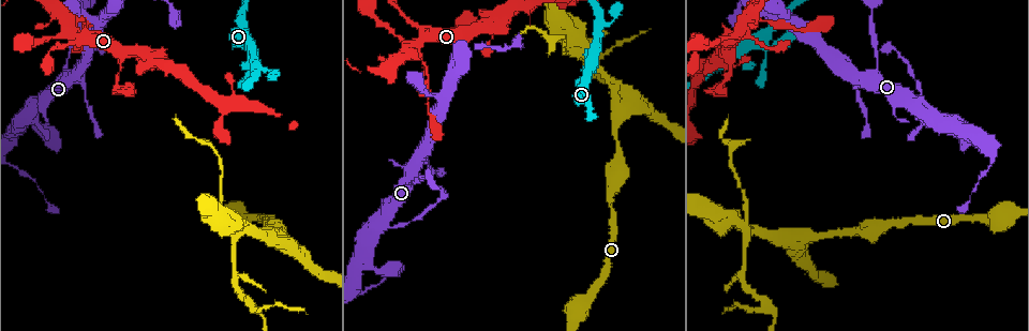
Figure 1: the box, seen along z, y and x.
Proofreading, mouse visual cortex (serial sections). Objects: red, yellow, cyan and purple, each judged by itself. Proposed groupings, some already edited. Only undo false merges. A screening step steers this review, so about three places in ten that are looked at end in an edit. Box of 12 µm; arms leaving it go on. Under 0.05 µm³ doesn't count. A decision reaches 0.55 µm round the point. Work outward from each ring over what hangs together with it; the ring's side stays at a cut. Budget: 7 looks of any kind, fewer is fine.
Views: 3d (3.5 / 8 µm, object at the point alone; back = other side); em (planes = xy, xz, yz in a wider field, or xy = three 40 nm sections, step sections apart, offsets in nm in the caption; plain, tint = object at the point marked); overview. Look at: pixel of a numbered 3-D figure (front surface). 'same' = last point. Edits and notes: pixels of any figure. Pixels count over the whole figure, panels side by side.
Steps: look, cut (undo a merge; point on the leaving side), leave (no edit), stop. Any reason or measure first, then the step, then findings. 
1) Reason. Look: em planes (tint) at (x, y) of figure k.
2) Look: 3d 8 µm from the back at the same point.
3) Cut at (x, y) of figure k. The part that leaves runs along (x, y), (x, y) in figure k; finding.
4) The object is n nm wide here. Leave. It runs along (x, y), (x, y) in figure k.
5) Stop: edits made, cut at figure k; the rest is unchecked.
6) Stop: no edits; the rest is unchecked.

Looks like a crossing. Look: 3d 3.5 µm from the back at (741, 31) of figure 1.

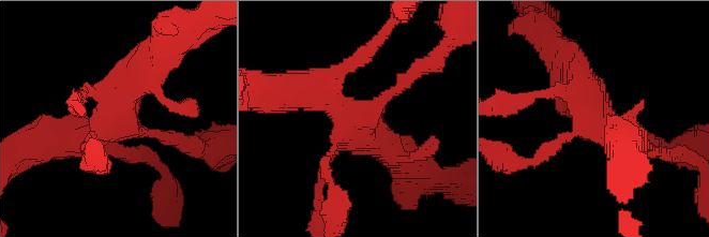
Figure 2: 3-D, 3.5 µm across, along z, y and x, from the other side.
Look: em xy step 3 (tint) at (599, 124) of figure 2.

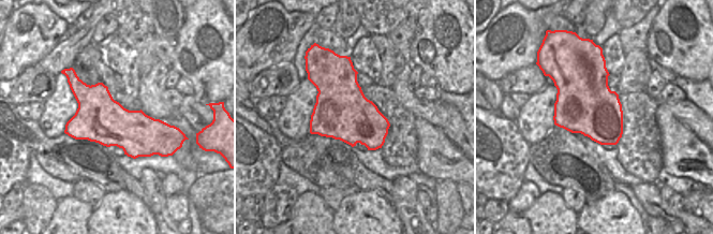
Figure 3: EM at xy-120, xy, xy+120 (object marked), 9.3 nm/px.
Another direction. Look: em planes (tint) at the same point.

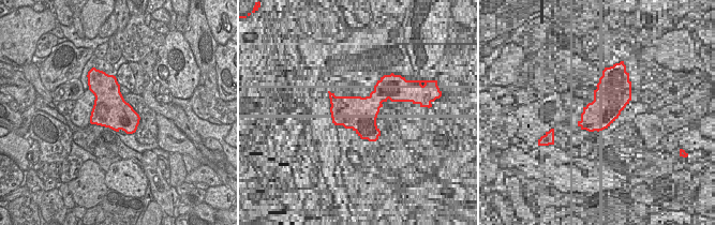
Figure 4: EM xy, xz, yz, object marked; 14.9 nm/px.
The object is 500 nm wide here. Leave. It runs along (54, 139), (106, 130), (142, 70) in figure 2; continuous, no second cell.

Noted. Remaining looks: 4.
Abrupt turn. Look: 3d 3.5 µm at (592, 69) of figure 1.

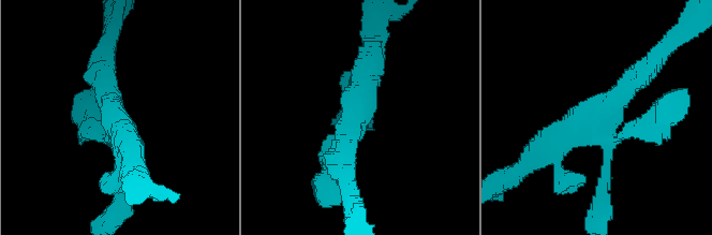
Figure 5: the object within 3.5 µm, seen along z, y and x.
4 arms meet here; the arms are 200, 250, 350, 450 nm wide. Look: em planes (plain) at (598, 133) of figure 5.

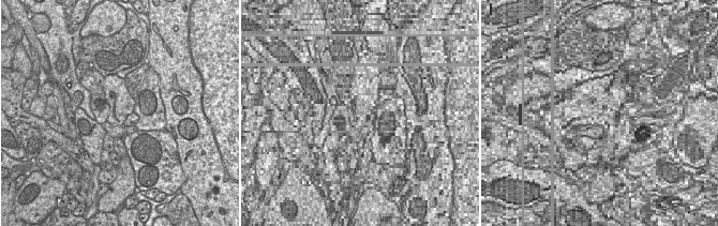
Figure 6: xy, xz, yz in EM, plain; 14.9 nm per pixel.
With the object marked. Look: em planes (tint) at the same point.

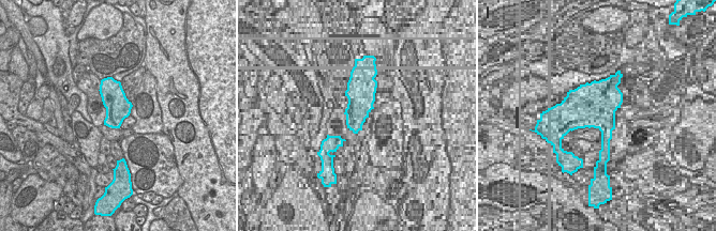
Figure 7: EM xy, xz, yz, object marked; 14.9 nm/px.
Leave. It runs along (329, 171), (372, 58) in figure 5; all the same cell.

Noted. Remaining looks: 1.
Stop: no edits; the rest is unchecked.

